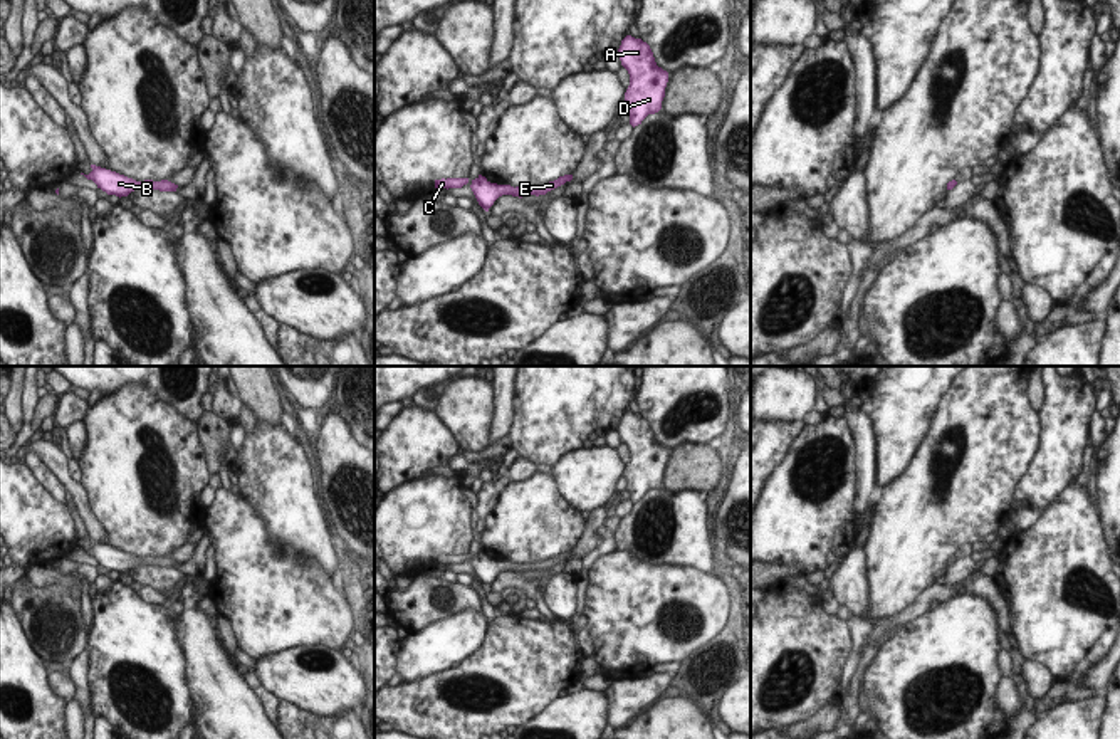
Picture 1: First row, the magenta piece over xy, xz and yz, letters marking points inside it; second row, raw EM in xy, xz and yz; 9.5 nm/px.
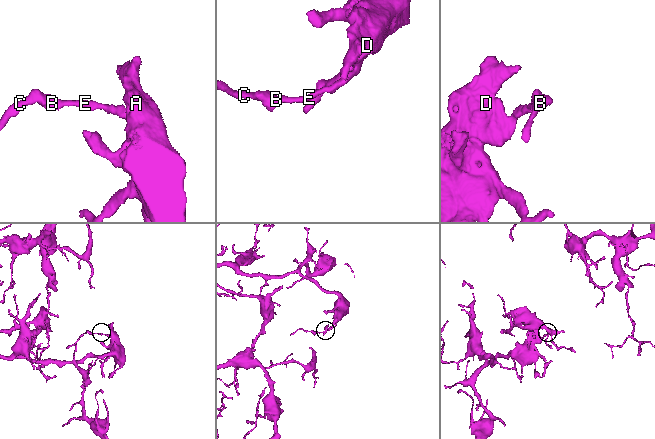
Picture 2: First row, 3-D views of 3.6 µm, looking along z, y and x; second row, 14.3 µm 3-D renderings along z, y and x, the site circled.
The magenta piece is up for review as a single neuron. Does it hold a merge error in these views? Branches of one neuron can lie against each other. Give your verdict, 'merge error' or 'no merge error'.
no merge error

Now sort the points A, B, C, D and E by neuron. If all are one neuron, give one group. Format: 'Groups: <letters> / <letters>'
Groups: A B C D E

